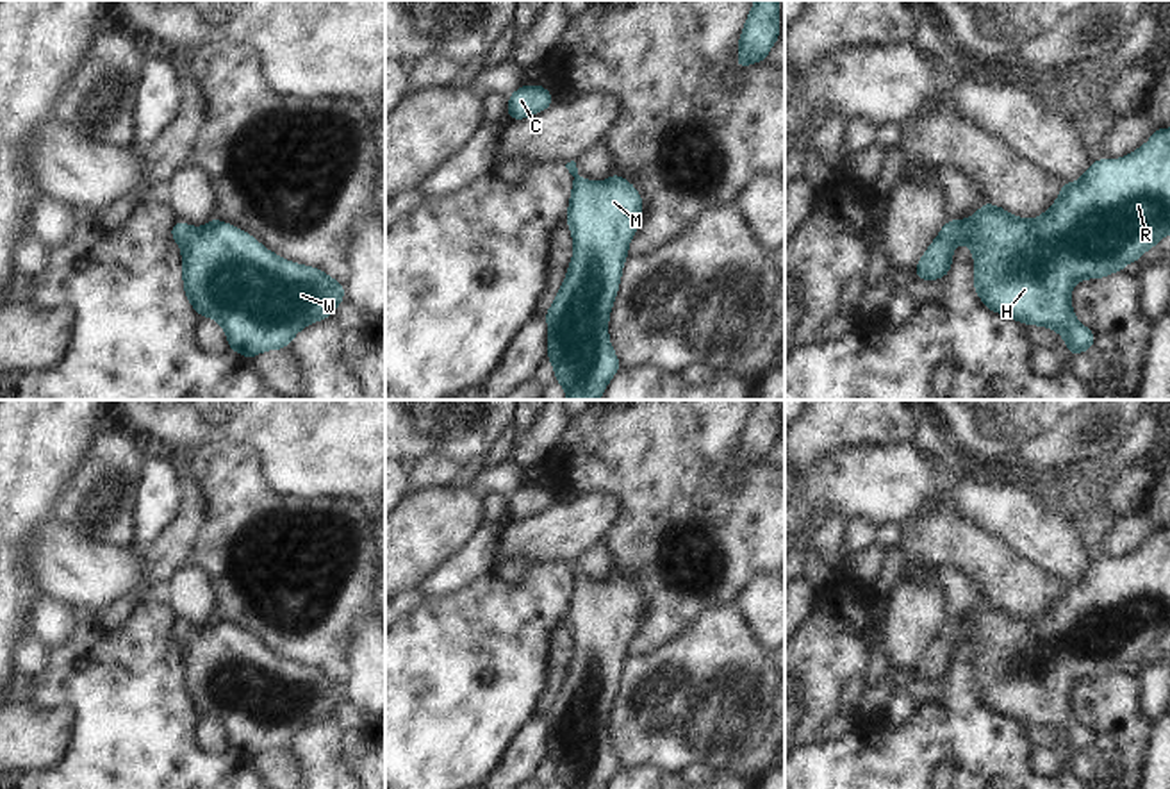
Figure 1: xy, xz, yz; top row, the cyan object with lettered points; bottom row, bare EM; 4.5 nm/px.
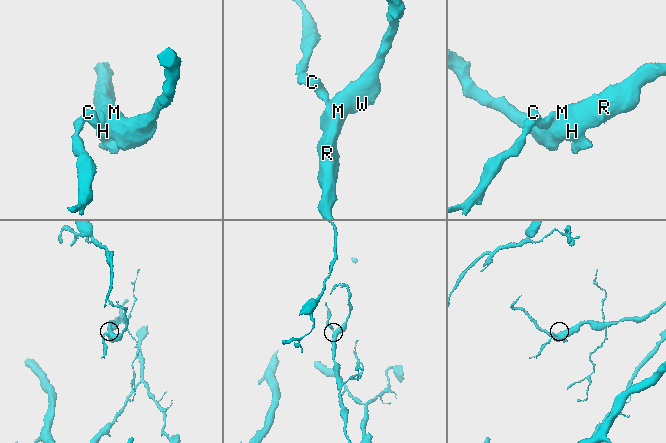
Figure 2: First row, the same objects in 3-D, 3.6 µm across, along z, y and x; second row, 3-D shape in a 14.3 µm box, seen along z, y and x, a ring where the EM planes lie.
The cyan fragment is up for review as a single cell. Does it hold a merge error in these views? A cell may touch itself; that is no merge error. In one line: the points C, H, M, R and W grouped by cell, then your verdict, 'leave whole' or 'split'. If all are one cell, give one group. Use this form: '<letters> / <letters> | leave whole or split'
C H M R W | leave whole

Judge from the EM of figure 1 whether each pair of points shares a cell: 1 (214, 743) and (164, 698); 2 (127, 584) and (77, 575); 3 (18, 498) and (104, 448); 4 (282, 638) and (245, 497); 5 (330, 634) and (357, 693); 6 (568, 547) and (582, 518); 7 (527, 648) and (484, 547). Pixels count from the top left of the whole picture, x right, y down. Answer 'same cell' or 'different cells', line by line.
1: different cells
2: same cell
3: different cells
4: same cell
5: different cells
6: same cell
7: different cells

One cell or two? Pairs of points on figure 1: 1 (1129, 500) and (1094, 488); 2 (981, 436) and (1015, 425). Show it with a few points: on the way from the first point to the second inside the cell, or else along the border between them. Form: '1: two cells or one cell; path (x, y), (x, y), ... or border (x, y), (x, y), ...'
1: one cell; path (1120, 495), (1103, 495)
2: one cell; path (990, 427), (1006, 425)

